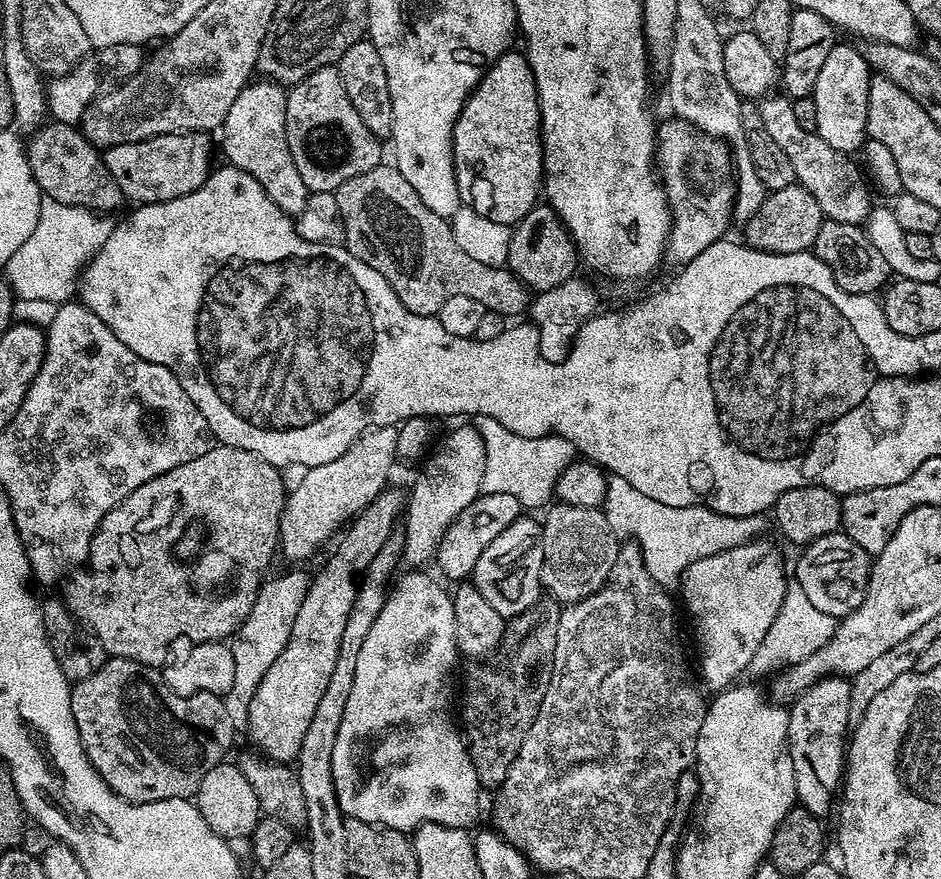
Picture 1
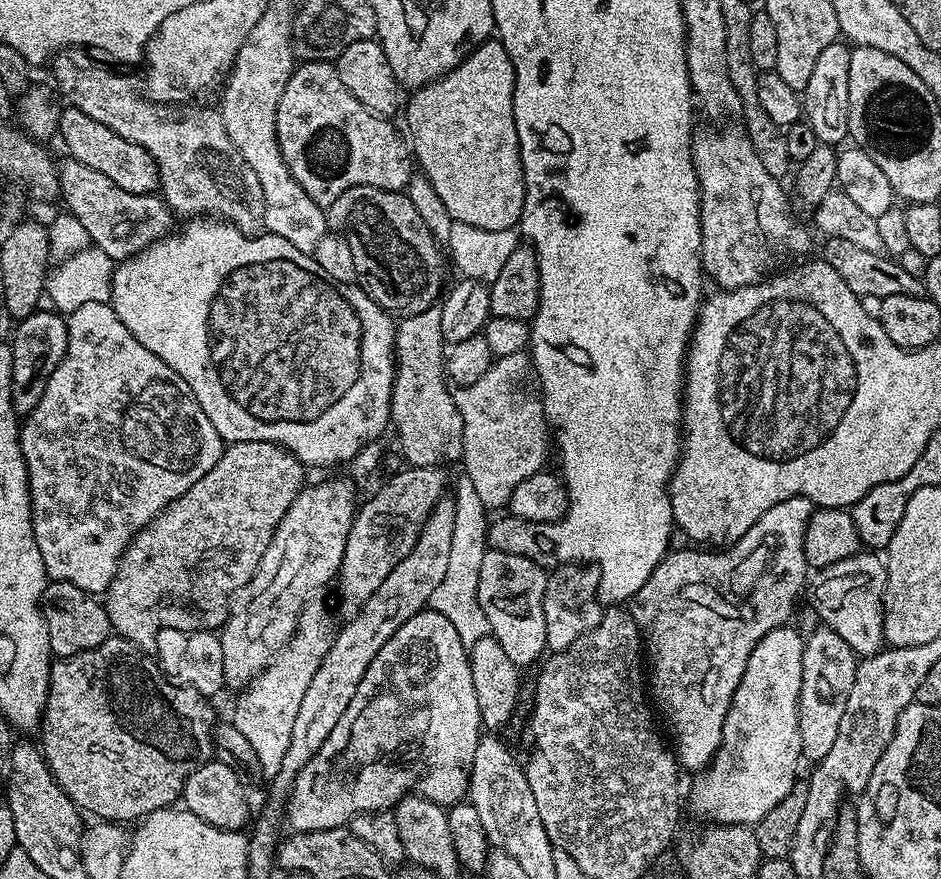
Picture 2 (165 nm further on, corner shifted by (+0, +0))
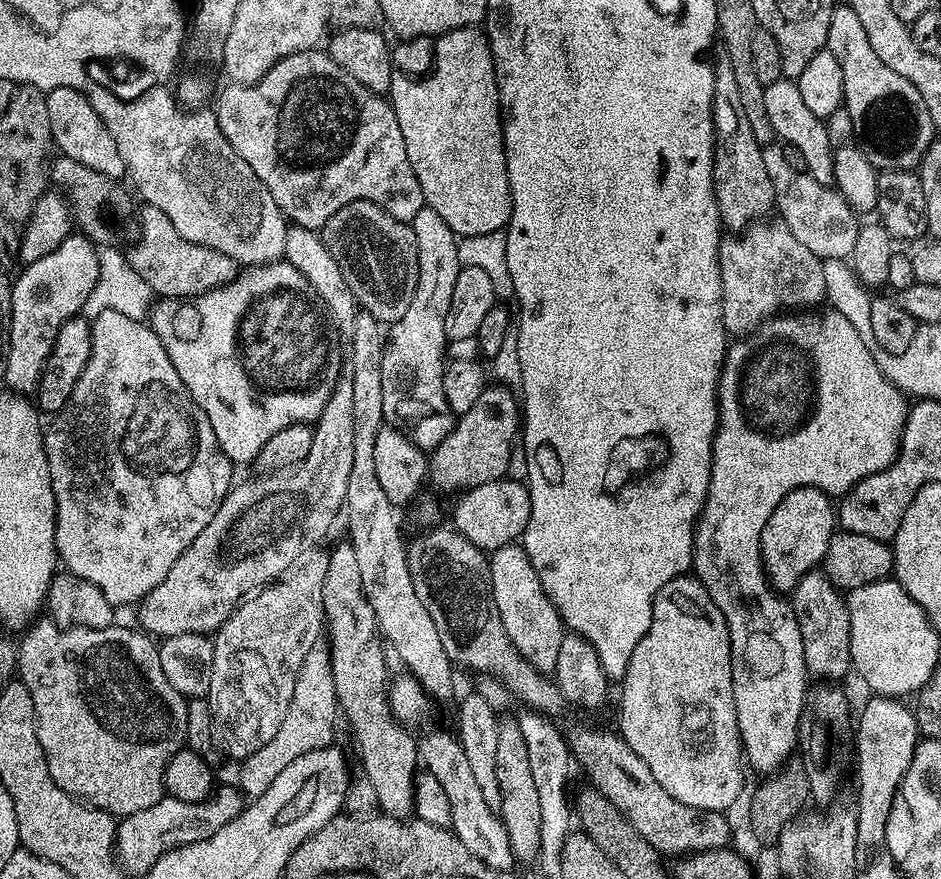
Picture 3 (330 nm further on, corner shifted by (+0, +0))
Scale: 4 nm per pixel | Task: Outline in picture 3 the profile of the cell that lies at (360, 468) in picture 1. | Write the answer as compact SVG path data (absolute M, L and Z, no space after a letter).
M313 550L307 553L291 571L273 584L241 600L226 623L214 633L214 670L210 674L206 703L212 715L215 743L220 743L221 750L233 756L236 762L243 762L250 754L254 754L254 750L262 750L262 746L266 746L266 742L278 734L278 726L282 726L282 718L286 718L286 710L294 694L298 670L302 670L306 654L310 654L315 644L321 643L326 628L322 586L326 582L327 566L327 551Z

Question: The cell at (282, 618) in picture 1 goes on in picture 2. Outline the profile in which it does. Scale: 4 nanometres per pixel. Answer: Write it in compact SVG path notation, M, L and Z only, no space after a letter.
M310 598L304 603L290 642L264 671L248 681L241 691L245 692L236 700L236 713L230 716L230 723L238 726L238 731L250 741L259 771L264 771L268 778L276 776L282 766L282 757L290 747L290 734L294 731L302 698L310 687L310 678L314 678L318 666L322 666L322 658L326 658L338 631L331 610L316 599Z

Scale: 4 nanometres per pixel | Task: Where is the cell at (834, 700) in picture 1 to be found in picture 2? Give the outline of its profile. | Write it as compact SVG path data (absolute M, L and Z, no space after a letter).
M817 626L812 633L807 633L802 650L802 690L800 691L800 710L798 726L802 734L802 756L805 761L819 762L830 754L834 742L838 739L838 726L842 722L842 714L846 711L846 701L850 698L850 690L854 686L854 674L858 657L854 649L846 646L842 638L834 630Z

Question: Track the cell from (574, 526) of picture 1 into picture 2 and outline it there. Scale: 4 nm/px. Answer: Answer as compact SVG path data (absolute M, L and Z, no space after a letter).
M568 566L555 571L549 577L543 594L549 651L563 652L598 626L604 613L604 606L599 598L601 583L599 569L594 566Z

